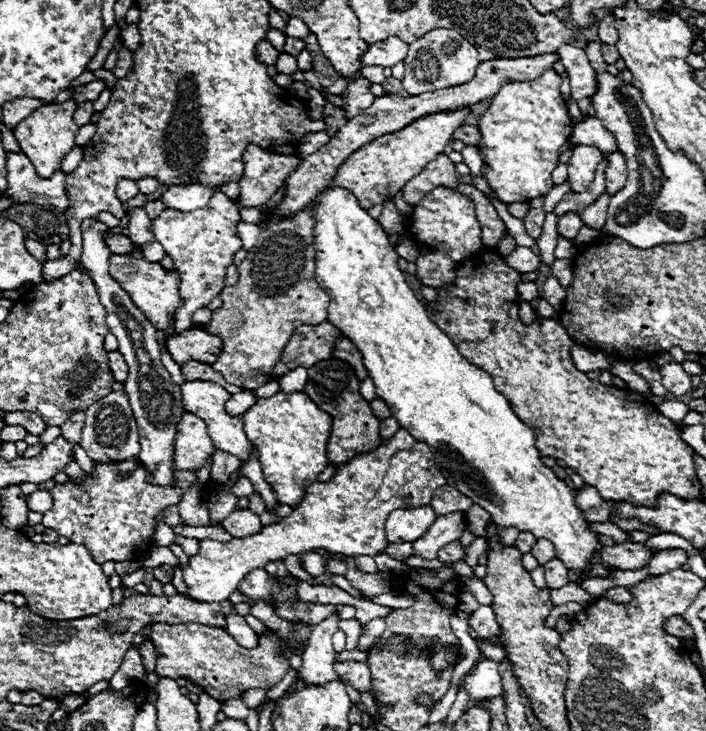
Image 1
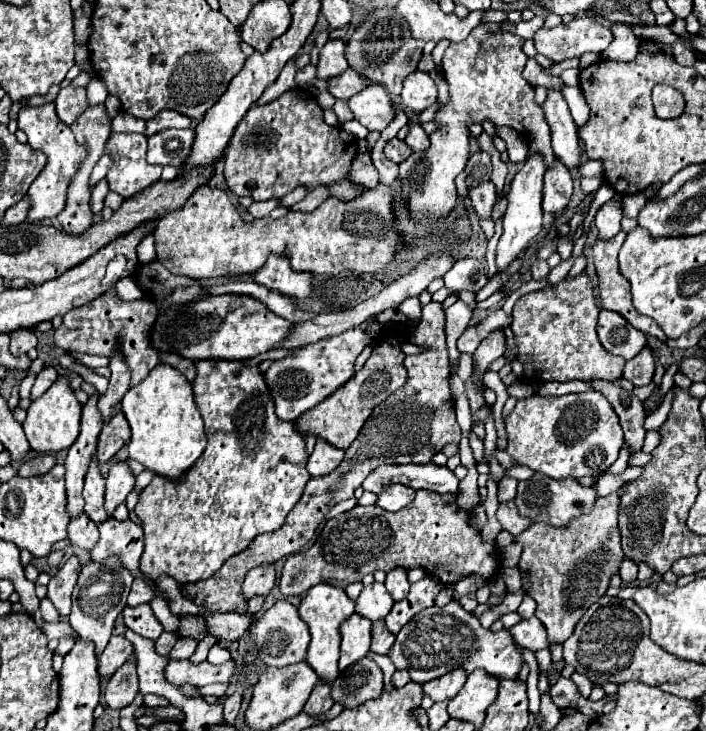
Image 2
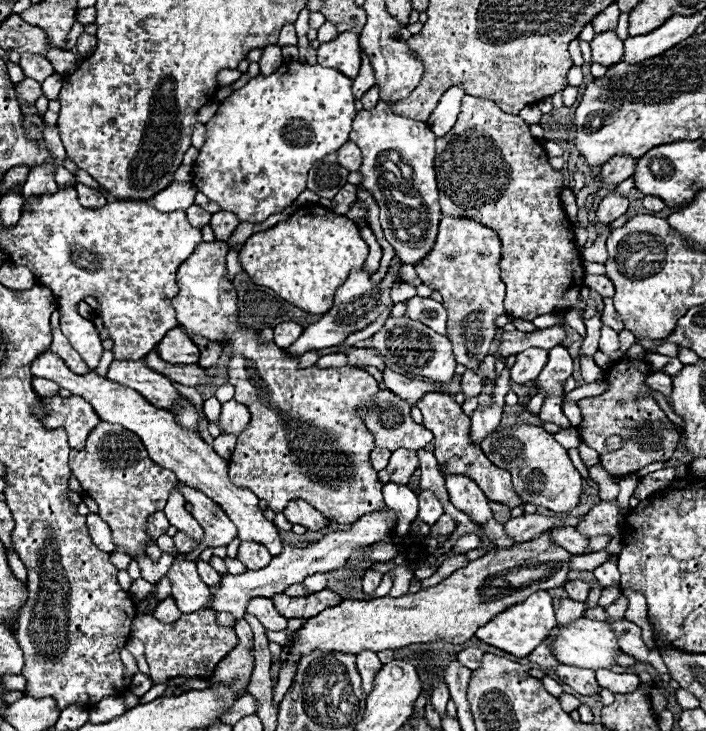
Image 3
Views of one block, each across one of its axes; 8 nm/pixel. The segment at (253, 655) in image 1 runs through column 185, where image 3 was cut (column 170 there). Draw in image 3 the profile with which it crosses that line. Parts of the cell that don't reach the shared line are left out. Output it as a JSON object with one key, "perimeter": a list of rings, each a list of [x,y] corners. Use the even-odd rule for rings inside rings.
{"perimeter":[[[212,608],[198,610],[198,614],[182,614],[180,620],[172,624],[162,624],[148,614],[138,614],[134,618],[132,636],[144,642],[144,656],[150,666],[154,684],[162,684],[168,678],[182,674],[186,674],[188,678],[208,678],[214,672],[216,664],[226,658],[226,654],[238,644],[234,630],[220,626]]]}

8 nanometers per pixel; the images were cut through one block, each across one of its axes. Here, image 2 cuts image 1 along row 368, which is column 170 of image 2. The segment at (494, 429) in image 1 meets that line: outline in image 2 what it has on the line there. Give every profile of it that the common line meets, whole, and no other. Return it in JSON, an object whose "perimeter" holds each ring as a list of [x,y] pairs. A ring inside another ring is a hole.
{"perimeter":[[[158,364],[138,386],[126,392],[120,404],[132,428],[132,438],[128,442],[130,458],[172,482],[182,480],[206,448],[204,422],[194,404],[192,386],[186,376],[168,364]]]}

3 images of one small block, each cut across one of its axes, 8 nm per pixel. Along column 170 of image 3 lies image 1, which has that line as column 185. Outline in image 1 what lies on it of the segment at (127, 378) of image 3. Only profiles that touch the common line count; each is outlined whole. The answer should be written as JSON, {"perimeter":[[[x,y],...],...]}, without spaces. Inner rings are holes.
{"perimeter":[[[206,380],[186,382],[186,384],[182,386],[182,400],[184,400],[184,406],[186,406],[188,412],[196,414],[198,418],[202,418],[202,420],[206,422],[208,434],[210,434],[210,438],[212,438],[212,442],[214,442],[214,446],[216,446],[218,450],[224,450],[224,452],[230,452],[230,454],[238,456],[238,458],[242,460],[242,464],[244,464],[250,456],[256,454],[254,444],[252,444],[252,442],[246,438],[246,434],[244,434],[244,428],[242,428],[244,422],[242,422],[240,418],[230,418],[230,414],[226,412],[226,402],[230,400],[230,394],[228,394],[222,386],[218,386],[218,384],[214,384],[214,382],[206,382]]]}

